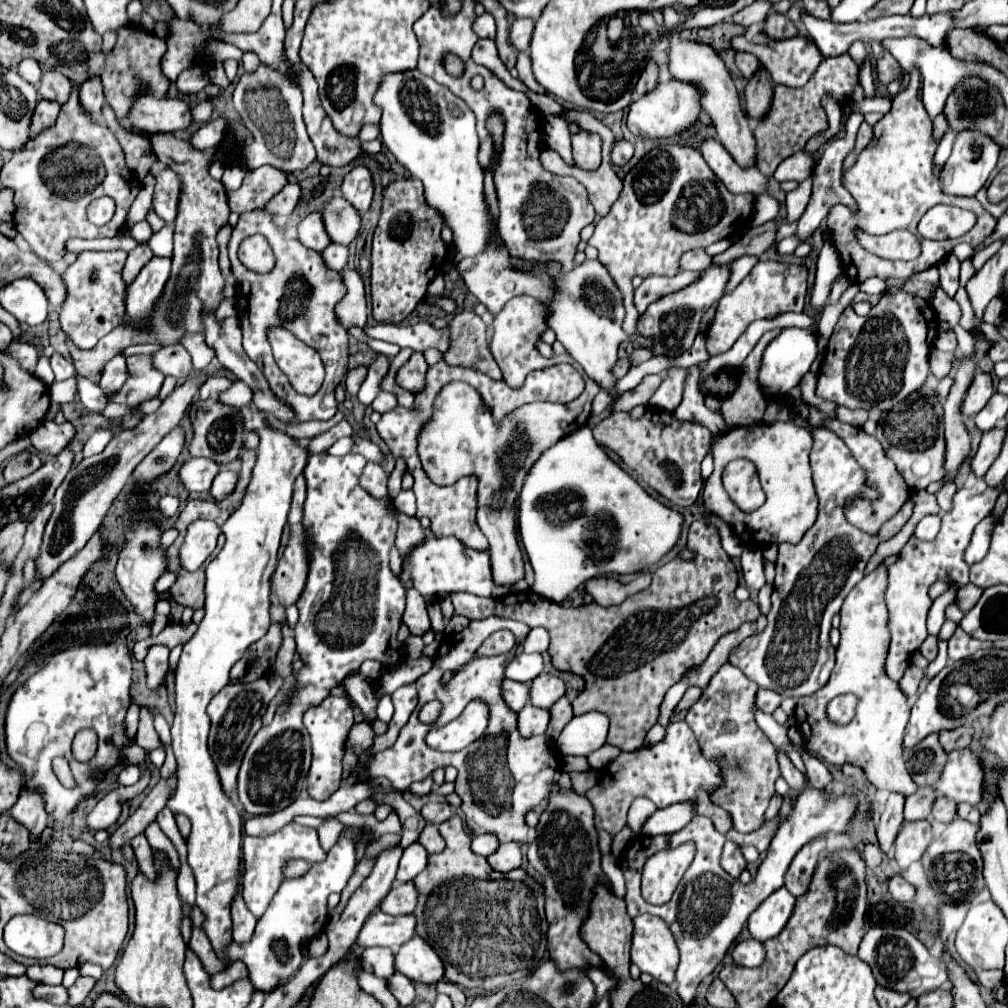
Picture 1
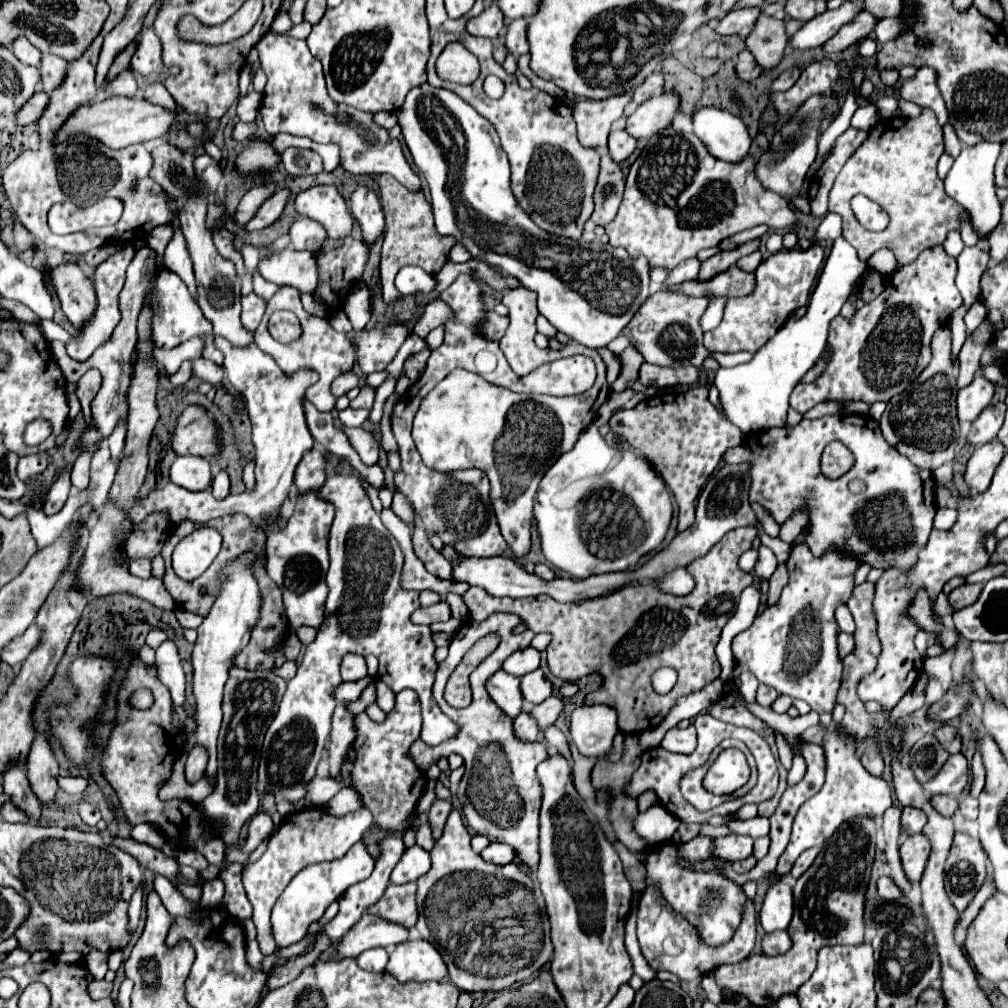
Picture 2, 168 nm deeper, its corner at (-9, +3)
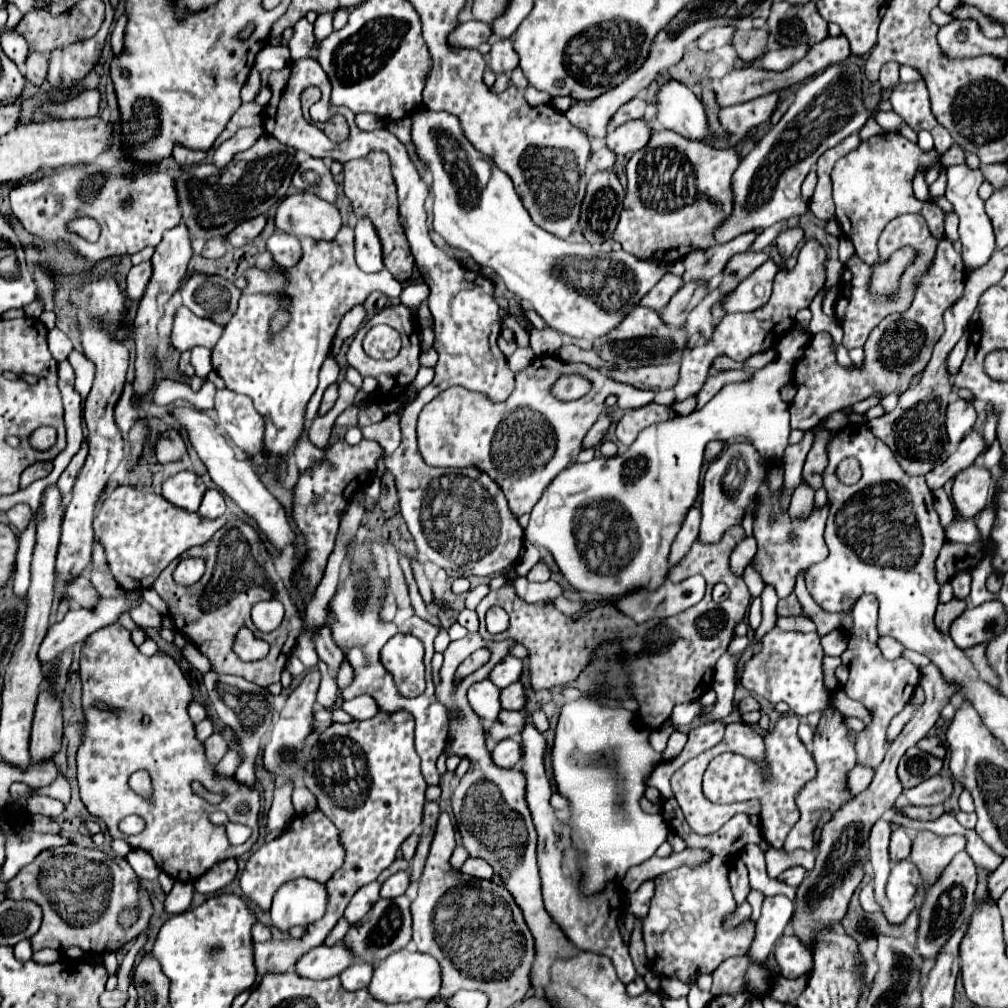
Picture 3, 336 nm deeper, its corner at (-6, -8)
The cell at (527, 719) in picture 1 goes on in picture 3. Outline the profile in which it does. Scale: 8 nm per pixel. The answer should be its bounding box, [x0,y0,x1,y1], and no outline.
[491,739,523,767]

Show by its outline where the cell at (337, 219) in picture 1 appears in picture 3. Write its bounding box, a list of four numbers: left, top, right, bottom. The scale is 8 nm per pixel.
[275,191,341,241]

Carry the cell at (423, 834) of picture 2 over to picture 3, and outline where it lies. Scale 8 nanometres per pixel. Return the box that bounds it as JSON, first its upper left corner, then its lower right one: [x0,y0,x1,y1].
[401,831,419,861]

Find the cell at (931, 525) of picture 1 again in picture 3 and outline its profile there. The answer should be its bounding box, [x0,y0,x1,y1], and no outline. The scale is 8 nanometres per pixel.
[949,519,977,543]

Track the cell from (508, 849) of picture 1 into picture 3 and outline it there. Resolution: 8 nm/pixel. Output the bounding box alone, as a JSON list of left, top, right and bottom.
[461,857,495,879]

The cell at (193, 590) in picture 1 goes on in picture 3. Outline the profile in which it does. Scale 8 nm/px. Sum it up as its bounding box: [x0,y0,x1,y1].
[153,521,301,687]

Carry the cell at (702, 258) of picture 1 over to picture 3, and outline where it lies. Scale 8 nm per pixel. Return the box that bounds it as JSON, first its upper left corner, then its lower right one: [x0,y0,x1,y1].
[639,273,683,311]

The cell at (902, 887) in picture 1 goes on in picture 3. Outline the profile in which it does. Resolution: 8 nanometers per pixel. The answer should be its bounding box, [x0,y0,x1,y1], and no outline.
[859,885,881,913]

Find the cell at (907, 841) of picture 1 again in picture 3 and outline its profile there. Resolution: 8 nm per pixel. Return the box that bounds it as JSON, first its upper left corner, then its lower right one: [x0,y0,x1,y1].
[885,861,921,925]

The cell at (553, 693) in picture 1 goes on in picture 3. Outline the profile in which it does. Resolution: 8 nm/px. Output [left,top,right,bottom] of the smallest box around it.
[501,681,527,709]

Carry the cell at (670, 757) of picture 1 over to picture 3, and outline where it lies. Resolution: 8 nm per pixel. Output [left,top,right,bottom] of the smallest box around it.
[643,721,761,985]

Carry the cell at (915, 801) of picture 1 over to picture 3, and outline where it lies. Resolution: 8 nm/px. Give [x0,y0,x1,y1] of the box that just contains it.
[889,827,911,861]

